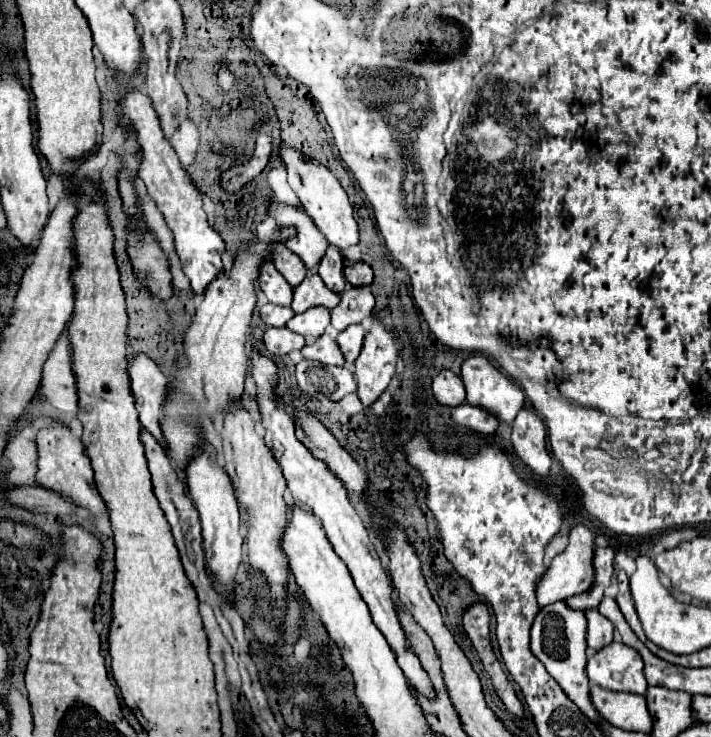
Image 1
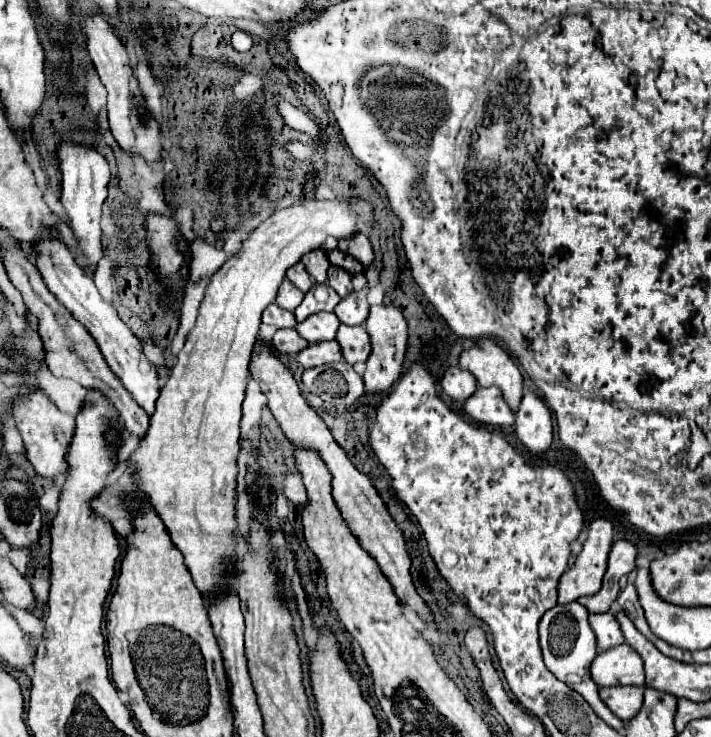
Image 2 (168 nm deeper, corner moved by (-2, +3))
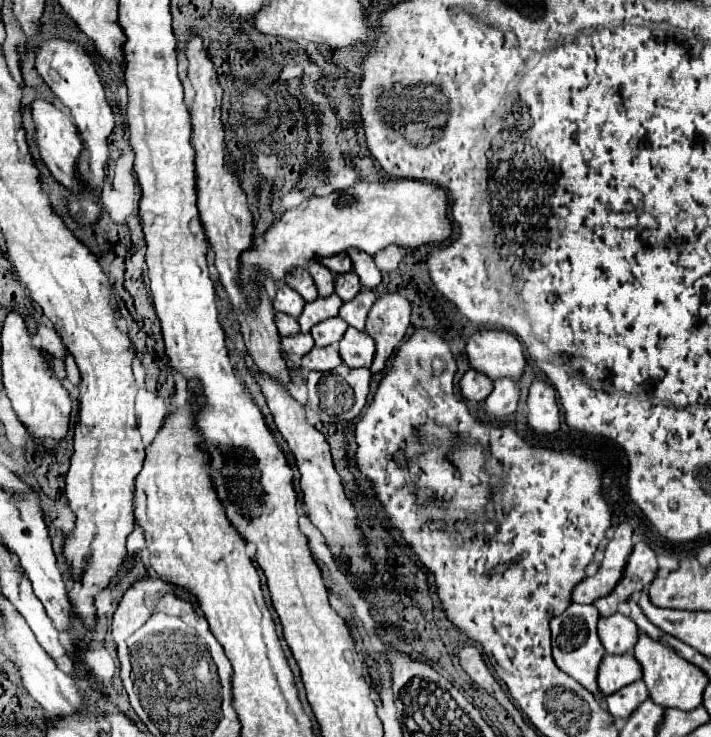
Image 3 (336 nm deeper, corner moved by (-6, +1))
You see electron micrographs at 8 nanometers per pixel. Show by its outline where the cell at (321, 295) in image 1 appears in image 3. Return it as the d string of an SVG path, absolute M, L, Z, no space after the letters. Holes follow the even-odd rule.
M335 293L329 295L329 297L317 297L315 301L307 303L301 317L299 317L301 333L309 333L315 323L325 321L329 317L335 317L339 313L341 305L343 305L343 301Z

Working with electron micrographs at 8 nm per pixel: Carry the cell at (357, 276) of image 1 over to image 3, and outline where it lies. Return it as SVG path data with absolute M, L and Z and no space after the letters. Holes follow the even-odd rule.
M337 253L333 257L321 257L317 261L323 263L325 267L329 267L333 273L349 273L349 271L353 271L353 263L349 261L347 253Z

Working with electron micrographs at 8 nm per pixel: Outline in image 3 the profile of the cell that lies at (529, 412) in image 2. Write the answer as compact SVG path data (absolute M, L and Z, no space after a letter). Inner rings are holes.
M533 381L527 397L527 407L527 421L535 433L555 433L559 429L559 405L551 385Z

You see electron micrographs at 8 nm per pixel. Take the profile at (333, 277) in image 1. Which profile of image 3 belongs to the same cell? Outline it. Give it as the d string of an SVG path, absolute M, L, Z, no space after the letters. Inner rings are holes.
M343 273L343 275L335 275L335 293L343 299L343 301L351 301L357 293L361 291L361 283L357 273Z

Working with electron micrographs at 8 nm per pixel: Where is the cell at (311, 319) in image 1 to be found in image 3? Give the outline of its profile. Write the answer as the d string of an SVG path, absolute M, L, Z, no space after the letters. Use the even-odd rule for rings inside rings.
M333 317L333 319L325 319L317 325L313 325L311 335L313 335L317 347L327 347L327 345L337 345L341 341L345 329L347 329L347 323L341 317Z

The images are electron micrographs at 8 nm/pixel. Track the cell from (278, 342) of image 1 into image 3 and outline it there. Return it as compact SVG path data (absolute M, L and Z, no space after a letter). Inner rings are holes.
M297 333L293 337L283 337L281 345L283 345L285 353L295 353L295 355L303 357L305 353L309 353L313 349L315 343L313 343L313 337L309 333Z

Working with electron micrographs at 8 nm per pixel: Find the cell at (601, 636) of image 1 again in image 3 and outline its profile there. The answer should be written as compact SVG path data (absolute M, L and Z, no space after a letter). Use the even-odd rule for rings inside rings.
M615 613L613 617L599 619L597 633L599 633L599 639L601 639L603 647L607 649L607 653L619 655L619 653L629 653L633 649L633 645L637 643L639 629L629 617Z

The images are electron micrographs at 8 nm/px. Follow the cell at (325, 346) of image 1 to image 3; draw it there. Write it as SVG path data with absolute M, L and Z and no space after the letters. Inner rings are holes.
M331 345L331 347L313 347L303 359L301 359L301 367L307 371L331 371L335 367L339 367L341 355L339 351Z

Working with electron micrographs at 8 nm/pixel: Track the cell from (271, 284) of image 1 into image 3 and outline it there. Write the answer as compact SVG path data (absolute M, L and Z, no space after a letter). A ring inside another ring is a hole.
M281 285L279 291L277 291L273 307L275 307L275 311L283 311L291 317L299 317L303 307L305 307L305 301L297 291L289 289L289 285Z

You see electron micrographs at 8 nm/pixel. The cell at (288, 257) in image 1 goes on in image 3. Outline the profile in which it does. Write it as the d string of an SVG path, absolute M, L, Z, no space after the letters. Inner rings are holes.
M295 269L285 277L285 283L295 289L305 301L313 301L317 299L317 289L313 285L313 279L309 277L307 269Z

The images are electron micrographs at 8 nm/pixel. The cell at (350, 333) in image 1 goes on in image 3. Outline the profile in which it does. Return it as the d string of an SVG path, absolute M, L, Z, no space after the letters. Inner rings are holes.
M349 327L339 341L339 353L349 367L371 367L375 355L375 341L365 331Z

